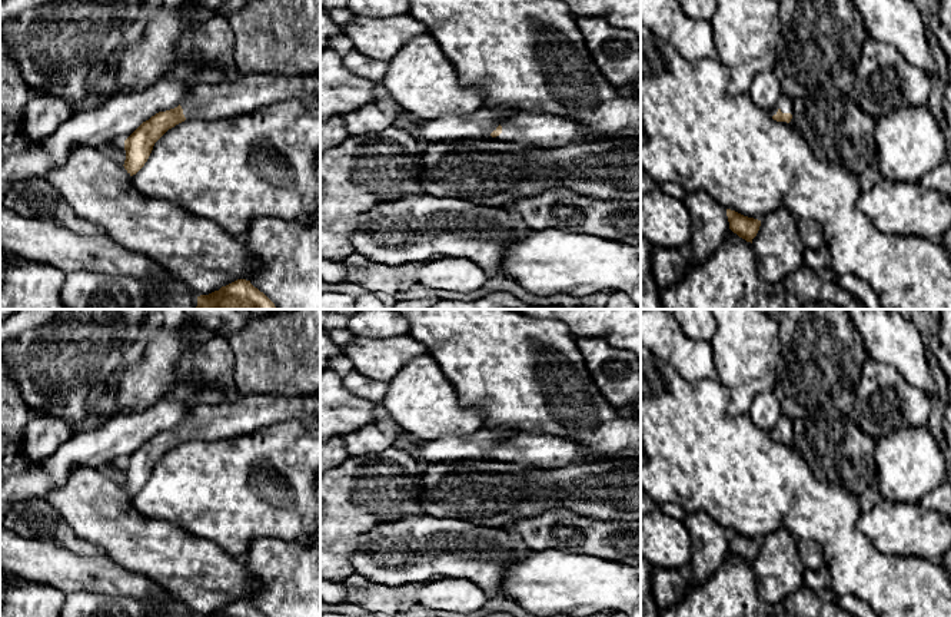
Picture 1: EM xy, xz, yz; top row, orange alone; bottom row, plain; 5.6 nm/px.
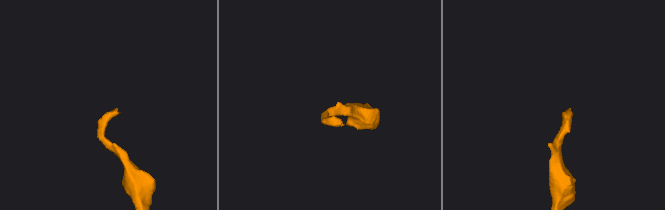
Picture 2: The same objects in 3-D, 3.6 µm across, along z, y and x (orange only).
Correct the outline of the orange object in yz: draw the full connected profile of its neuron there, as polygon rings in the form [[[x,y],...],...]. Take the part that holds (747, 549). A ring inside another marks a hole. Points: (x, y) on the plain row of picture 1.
[[[726,530],[726,537],[729,543],[729,550],[739,558],[752,564],[752,560],[757,557],[759,551],[761,541],[744,537],[731,530]]]

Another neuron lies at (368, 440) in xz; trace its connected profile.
[[[380,422],[365,424],[345,435],[349,457],[362,458],[393,447],[393,438],[382,431]]]

